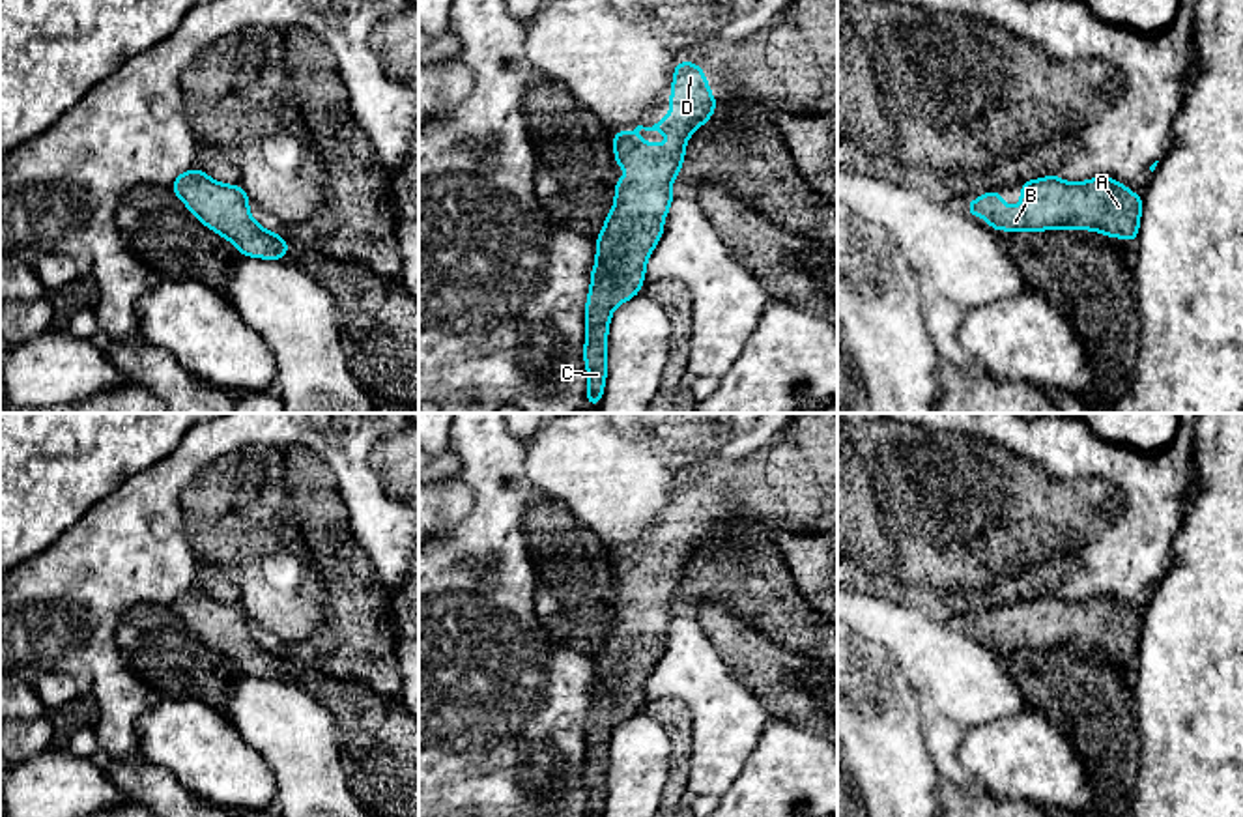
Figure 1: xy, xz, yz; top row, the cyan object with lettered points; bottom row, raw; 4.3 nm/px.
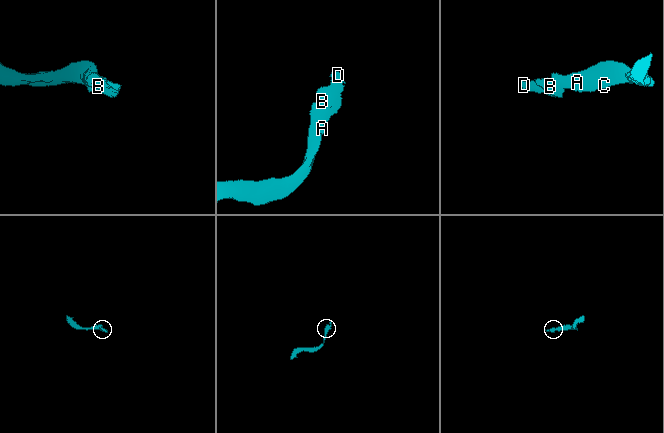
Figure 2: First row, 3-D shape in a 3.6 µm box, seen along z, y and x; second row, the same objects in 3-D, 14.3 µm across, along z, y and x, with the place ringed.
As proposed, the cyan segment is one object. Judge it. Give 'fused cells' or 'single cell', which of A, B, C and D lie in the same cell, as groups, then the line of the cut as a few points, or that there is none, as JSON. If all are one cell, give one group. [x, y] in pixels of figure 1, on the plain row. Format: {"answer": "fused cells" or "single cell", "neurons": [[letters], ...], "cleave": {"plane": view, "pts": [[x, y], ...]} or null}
{"answer": "single cell", "neurons": [["A", "B", "C", "D"]], "cleave": null}

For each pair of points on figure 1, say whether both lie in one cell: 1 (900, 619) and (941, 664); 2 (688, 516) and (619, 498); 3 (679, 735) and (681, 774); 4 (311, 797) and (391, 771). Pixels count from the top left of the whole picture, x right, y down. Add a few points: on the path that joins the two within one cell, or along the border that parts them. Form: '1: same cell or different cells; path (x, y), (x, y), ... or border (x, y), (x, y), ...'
1: same cell; path (907, 630), (929, 653)
2: different cells; border (677, 481), (670, 501)
3: same cell; path (681, 745), (681, 765)
4: different cells; border (342, 761), (348, 784), (357, 797)

